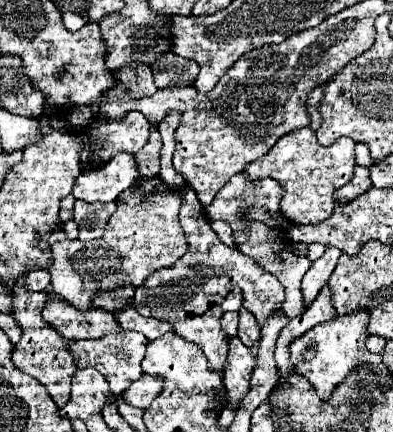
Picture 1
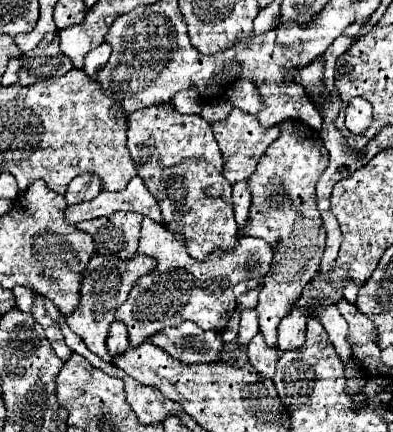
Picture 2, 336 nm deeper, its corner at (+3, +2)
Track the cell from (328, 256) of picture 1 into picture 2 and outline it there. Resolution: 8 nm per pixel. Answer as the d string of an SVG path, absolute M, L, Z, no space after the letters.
M299 308L291 310L279 324L277 348L279 350L291 350L291 348L303 346L305 326L307 326L307 316L303 316L303 310L299 310Z

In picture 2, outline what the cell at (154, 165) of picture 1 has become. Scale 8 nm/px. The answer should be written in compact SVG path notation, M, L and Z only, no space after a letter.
M155 104L155 108L141 108L127 116L127 146L131 158L137 164L137 172L143 178L147 190L157 198L165 216L165 226L171 232L185 234L187 252L203 260L215 248L235 248L237 244L237 222L231 202L231 184L223 178L223 156L213 138L211 126L199 114L179 114L173 104Z

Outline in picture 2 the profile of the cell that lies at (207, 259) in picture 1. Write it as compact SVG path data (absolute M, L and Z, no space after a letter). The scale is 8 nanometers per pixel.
M149 216L143 218L137 252L157 258L157 268L147 276L139 278L127 302L121 304L115 312L117 320L123 320L127 324L131 346L139 346L161 328L179 326L185 320L199 322L203 330L223 332L223 328L227 328L227 322L235 312L233 286L241 280L261 280L265 276L259 270L247 270L247 260L251 256L259 256L259 268L269 268L275 254L275 250L271 250L271 244L267 244L265 240L241 236L237 240L235 250L219 250L211 252L207 260L195 260L187 254L183 236L169 232L165 224L153 222Z

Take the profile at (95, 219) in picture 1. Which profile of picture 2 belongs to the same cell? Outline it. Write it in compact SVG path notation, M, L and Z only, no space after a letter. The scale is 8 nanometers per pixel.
M113 212L111 216L83 220L77 228L93 236L99 254L115 254L125 260L137 252L141 220L143 216L137 212Z

